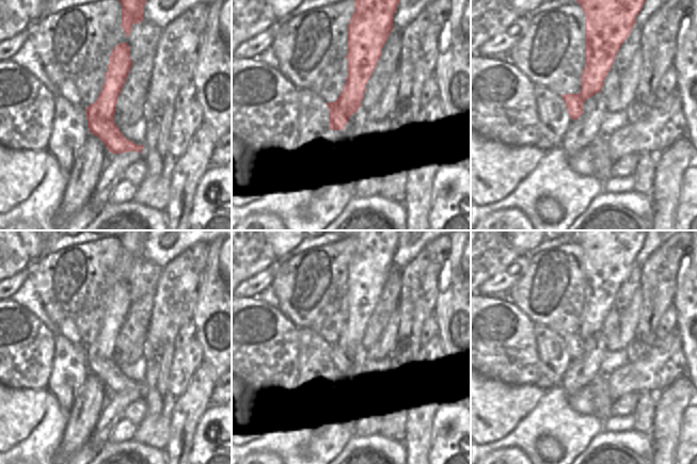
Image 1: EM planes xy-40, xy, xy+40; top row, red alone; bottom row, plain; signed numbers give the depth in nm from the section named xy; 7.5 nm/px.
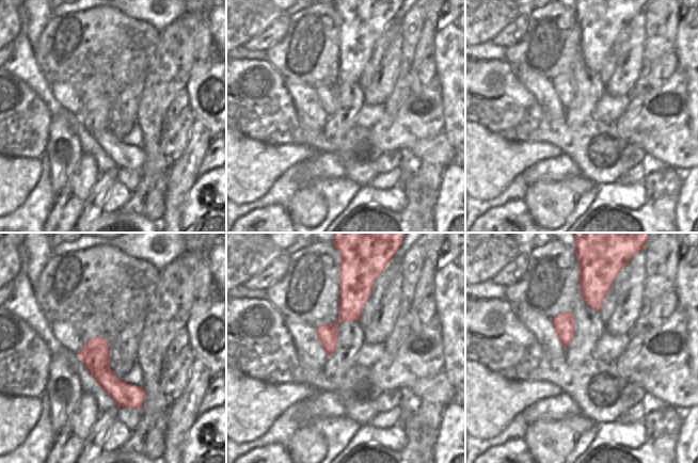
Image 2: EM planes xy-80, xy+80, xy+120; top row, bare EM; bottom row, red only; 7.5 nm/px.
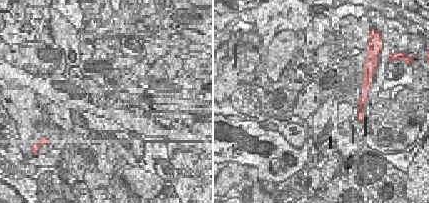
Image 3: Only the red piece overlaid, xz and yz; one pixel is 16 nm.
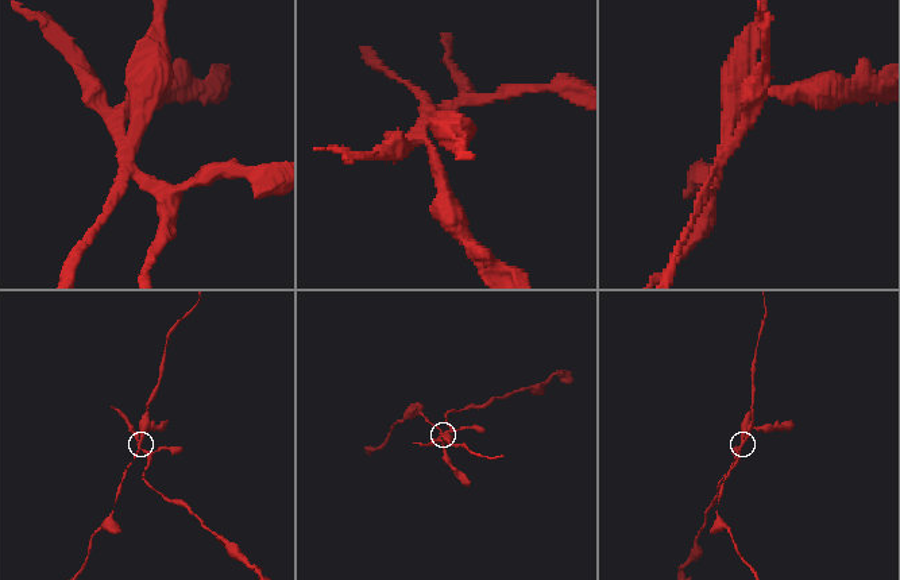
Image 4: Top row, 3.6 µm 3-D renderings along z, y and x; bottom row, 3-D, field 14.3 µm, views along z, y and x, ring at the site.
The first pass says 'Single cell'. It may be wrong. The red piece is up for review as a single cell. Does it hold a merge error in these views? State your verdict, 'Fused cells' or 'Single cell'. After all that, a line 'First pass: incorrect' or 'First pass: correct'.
Fused cells.
First pass: incorrect

